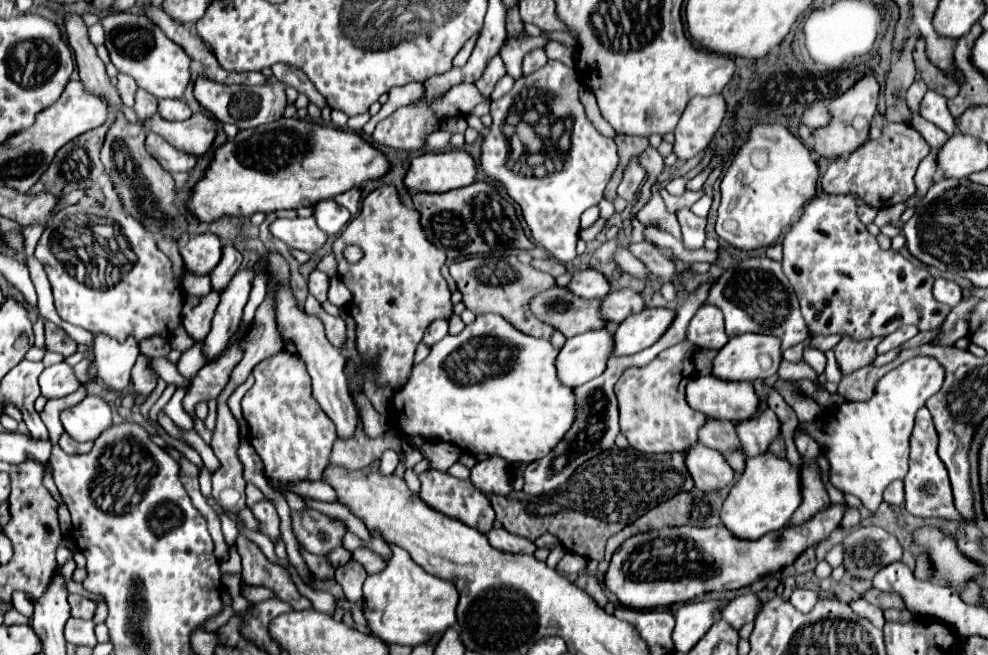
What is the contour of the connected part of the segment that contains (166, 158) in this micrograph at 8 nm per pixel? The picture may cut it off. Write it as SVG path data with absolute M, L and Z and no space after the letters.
M148 132L148 136L146 136L146 150L168 172L190 172L196 164L196 160L190 154L184 154L184 152L172 148L164 138L160 138L158 134L152 134L152 132Z

